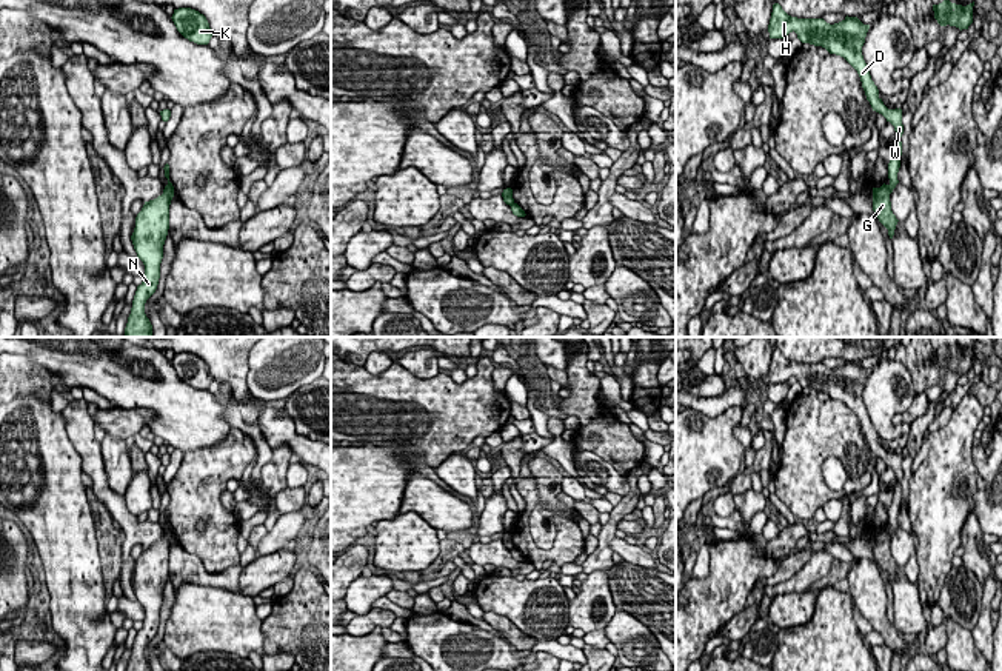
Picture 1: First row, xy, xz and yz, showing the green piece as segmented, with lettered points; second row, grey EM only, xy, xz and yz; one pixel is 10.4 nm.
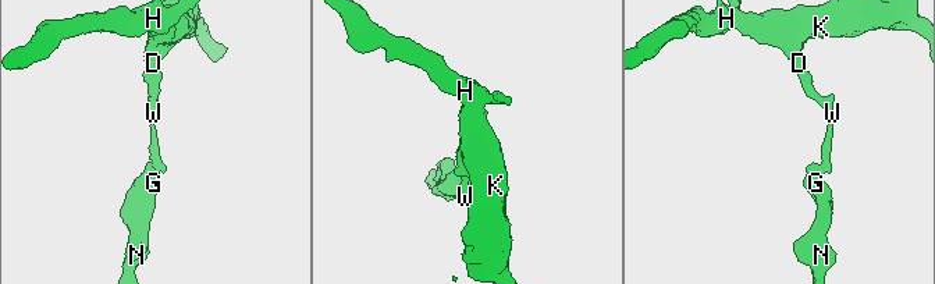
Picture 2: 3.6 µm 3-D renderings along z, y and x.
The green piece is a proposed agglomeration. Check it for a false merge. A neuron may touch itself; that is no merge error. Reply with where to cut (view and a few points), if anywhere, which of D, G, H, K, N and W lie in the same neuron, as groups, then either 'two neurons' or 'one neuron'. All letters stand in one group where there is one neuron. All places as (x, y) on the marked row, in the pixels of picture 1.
cut in xy along (165, 186), (171, 197); D H K W / G N; two neurons

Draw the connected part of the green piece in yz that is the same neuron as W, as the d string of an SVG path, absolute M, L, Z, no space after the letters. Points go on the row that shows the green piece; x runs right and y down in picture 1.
M779 3L773 5L768 25L770 38L787 38L796 32L802 43L825 48L830 54L843 57L859 74L867 100L873 111L882 114L894 126L897 140L894 142L893 157L888 163L890 194L899 183L897 172L900 168L903 134L902 109L888 109L879 97L879 89L871 80L870 71L862 55L870 25L863 25L857 17L845 17L842 22L830 25L823 18L797 18L788 15Z

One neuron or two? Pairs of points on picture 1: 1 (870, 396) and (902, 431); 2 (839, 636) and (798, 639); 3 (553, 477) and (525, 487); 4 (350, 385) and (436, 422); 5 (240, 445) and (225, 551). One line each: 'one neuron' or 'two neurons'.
1: one neuron
2: one neuron
3: two neurons
4: one neuron
5: one neuron

